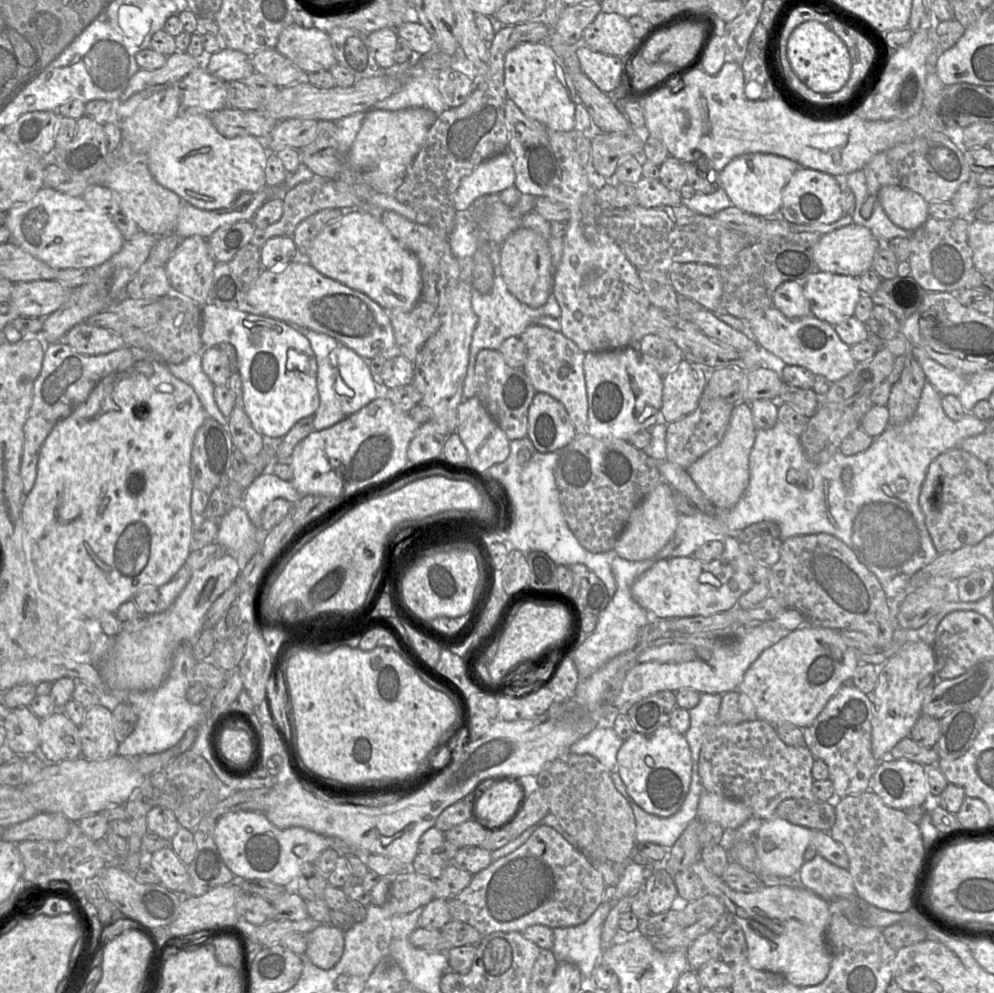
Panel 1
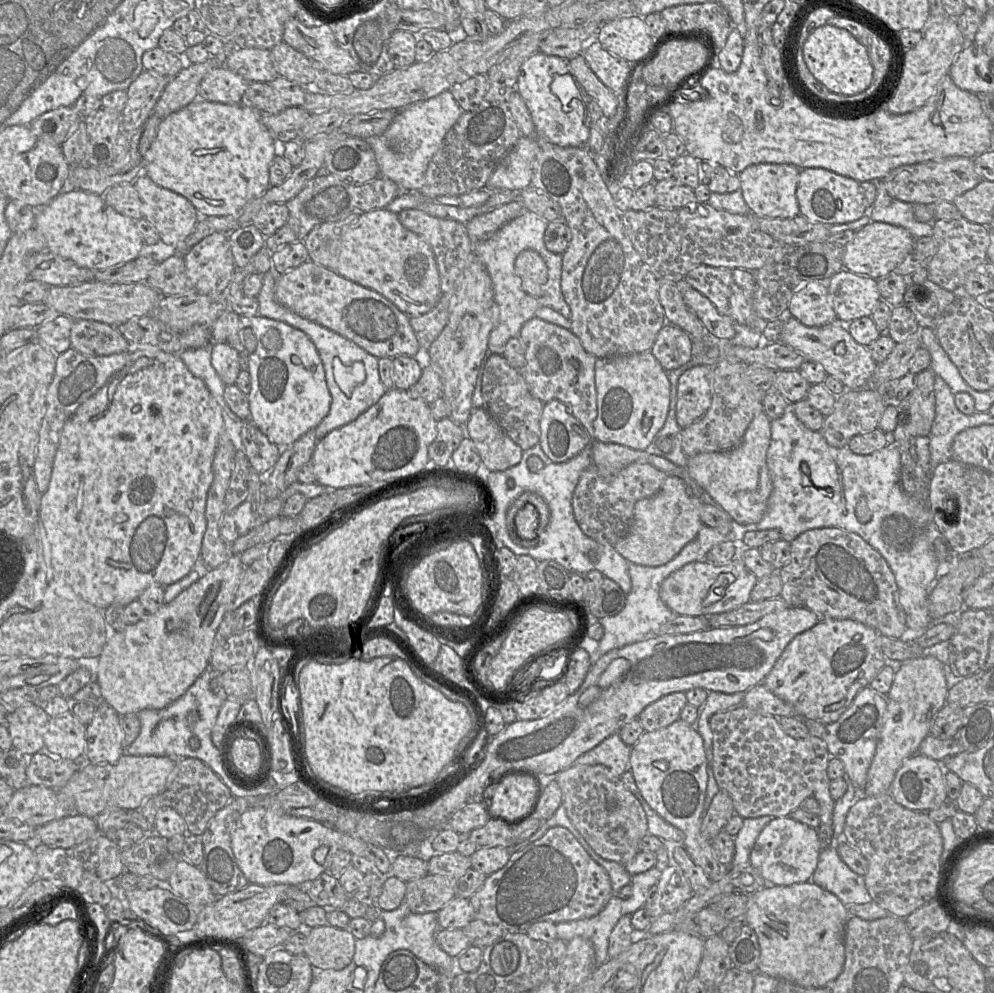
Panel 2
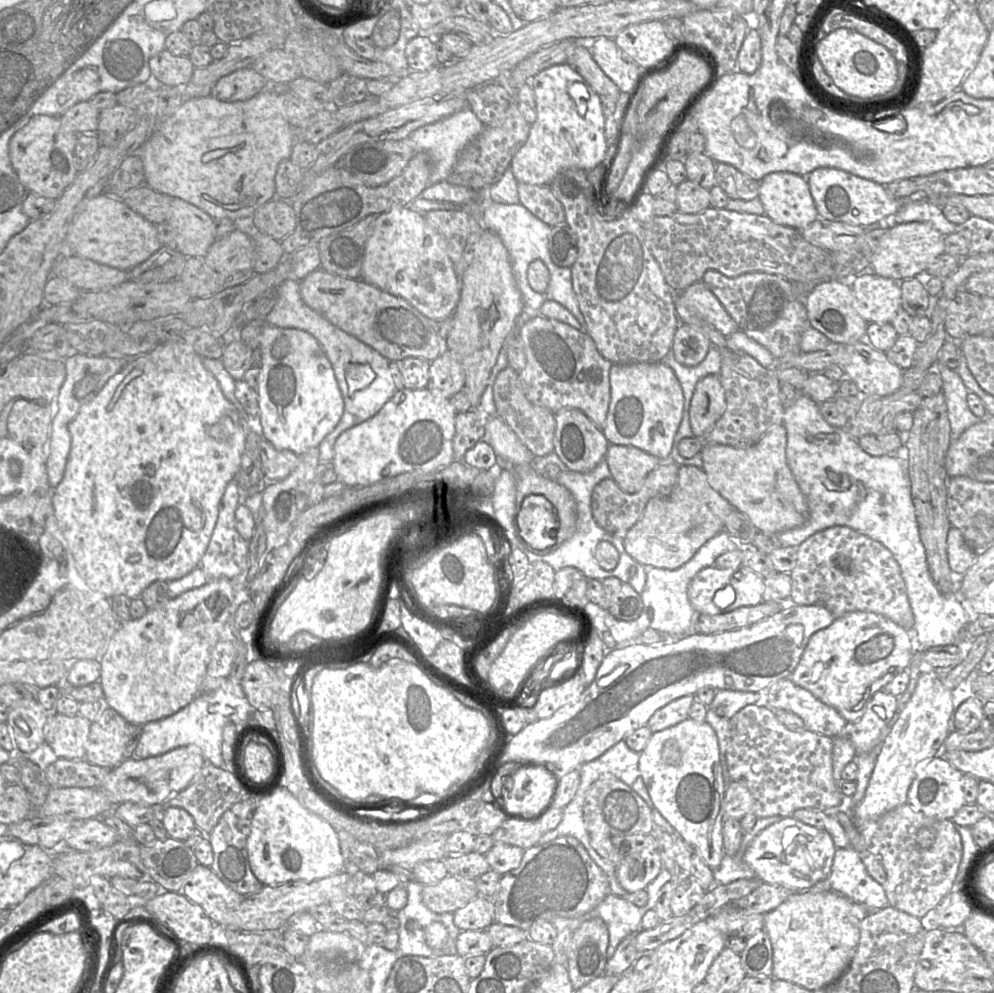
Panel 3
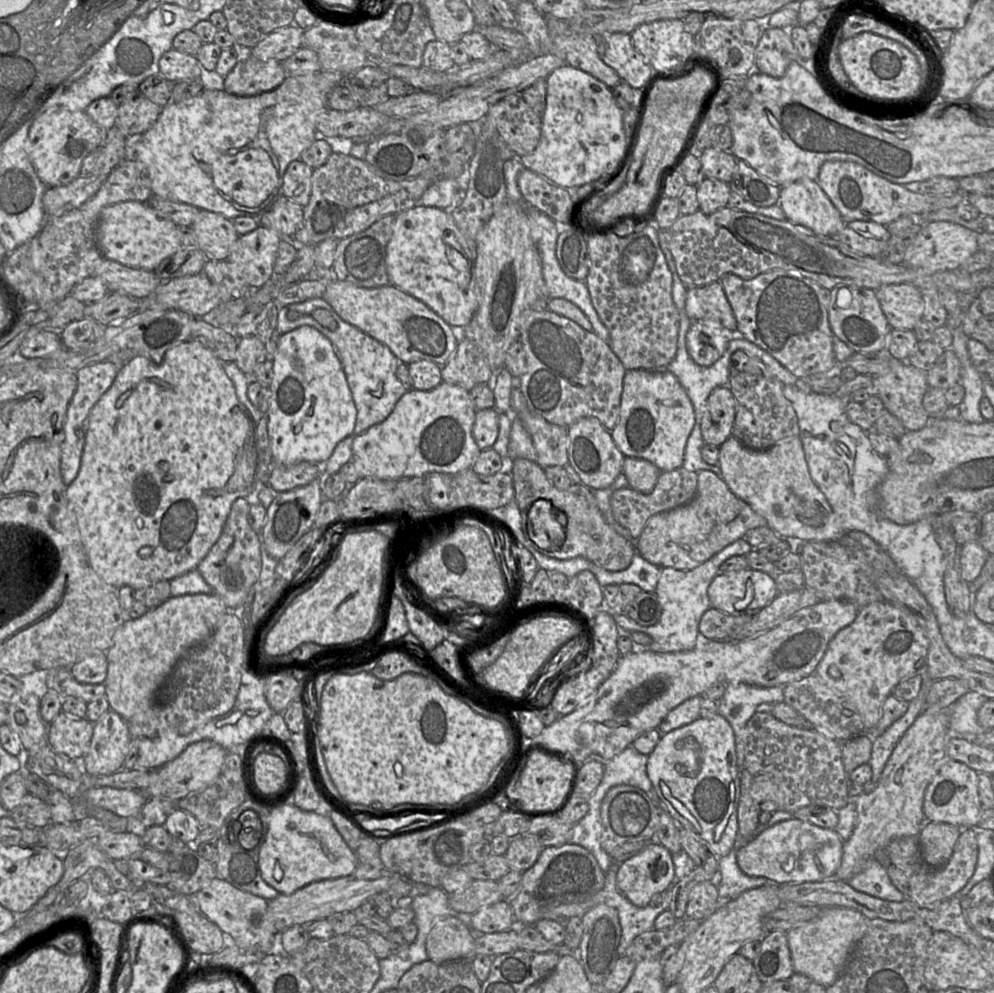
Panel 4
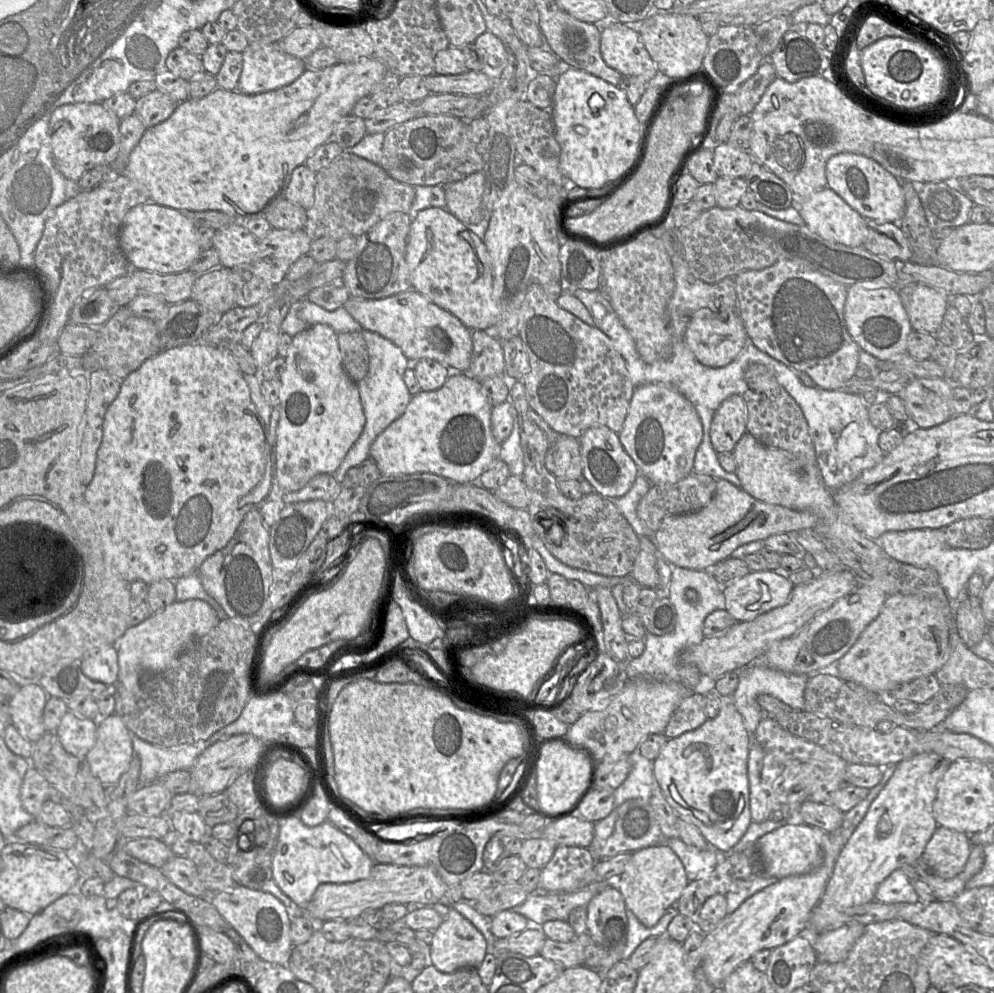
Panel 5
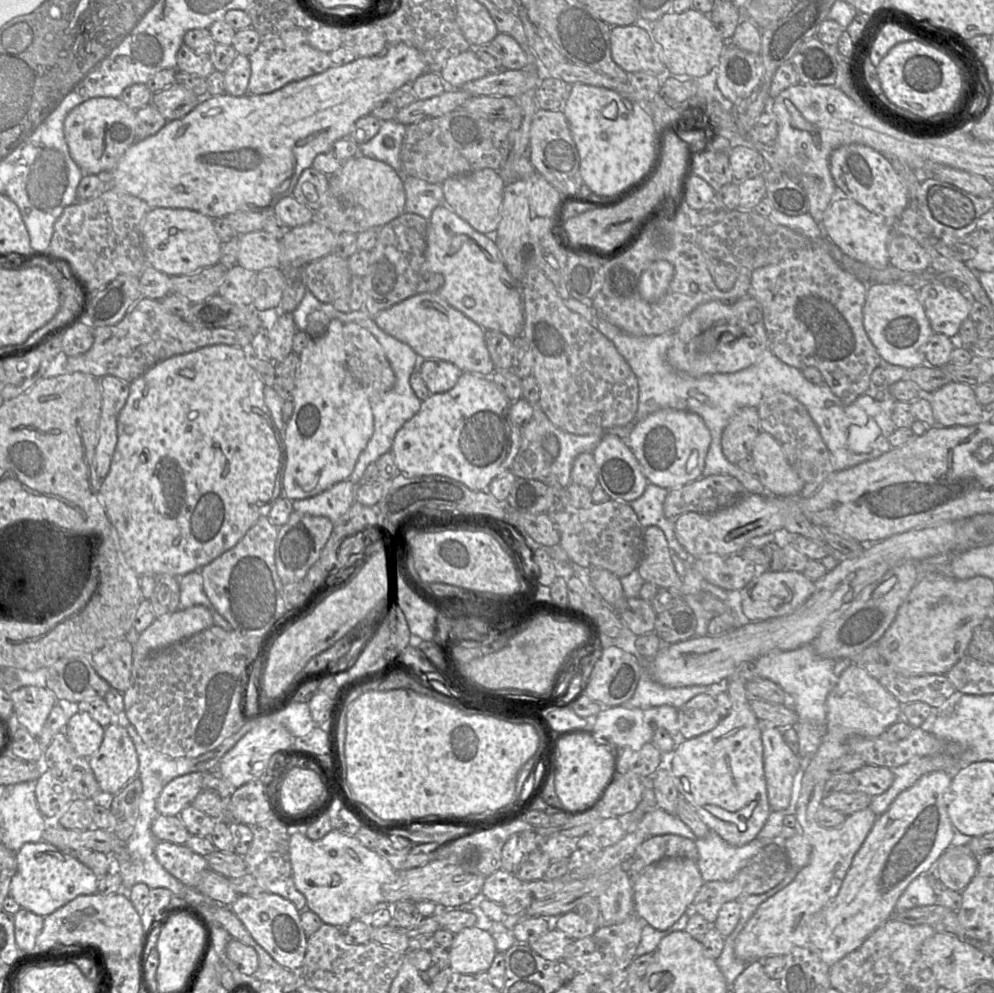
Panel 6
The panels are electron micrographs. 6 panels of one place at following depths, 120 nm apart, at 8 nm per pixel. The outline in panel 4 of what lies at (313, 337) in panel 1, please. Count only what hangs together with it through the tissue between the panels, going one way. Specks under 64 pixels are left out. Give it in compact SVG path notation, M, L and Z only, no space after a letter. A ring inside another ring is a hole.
M323 298L293 303L279 311L277 317L278 334L290 332L301 326L311 326L331 341L343 367L357 409L352 434L341 440L329 459L321 464L323 472L334 474L344 464L352 460L352 443L356 436L369 427L383 422L407 390L396 376L396 369L400 361L391 350L355 326L345 322Z

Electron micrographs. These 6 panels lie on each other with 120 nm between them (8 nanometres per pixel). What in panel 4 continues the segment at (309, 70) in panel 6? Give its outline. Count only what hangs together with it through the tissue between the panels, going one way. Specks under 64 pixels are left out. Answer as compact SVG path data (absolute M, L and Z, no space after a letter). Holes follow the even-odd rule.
M242 49L242 57L223 78L224 91L238 96L254 96L280 86L288 76L282 63L276 60L259 60Z

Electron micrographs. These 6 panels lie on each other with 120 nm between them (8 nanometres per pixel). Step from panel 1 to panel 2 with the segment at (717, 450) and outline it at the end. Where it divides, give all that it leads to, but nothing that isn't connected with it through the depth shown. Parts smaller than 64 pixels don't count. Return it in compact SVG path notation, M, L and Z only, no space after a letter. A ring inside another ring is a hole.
M759 412L736 447L727 451L698 453L687 462L686 468L690 476L742 527L758 523L767 511L768 499L773 489L766 462L771 441L771 422L764 412Z

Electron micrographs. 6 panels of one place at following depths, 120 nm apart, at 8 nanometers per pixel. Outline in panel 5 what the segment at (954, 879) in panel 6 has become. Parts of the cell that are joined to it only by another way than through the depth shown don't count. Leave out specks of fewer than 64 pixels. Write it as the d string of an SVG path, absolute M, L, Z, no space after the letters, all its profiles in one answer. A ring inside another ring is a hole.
M938 825L921 860L931 873L942 879L951 879L964 869L972 845L968 834Z

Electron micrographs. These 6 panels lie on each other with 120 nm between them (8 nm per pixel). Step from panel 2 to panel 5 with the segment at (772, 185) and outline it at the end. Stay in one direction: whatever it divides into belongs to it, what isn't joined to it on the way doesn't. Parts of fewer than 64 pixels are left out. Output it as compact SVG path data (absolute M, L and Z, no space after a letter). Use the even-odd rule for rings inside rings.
M829 187L800 201L796 209L805 221L805 225L824 239L849 247L863 247L868 232L867 220Z

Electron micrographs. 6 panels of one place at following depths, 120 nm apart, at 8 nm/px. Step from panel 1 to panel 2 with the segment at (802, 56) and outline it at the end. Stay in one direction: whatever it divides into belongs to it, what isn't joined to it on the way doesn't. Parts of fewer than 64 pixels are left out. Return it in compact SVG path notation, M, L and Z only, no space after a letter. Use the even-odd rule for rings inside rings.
M827 24L816 29L810 28L808 34L802 46L803 58L808 74L821 90L835 95L851 95L869 88L873 79L873 66L866 48L854 36L845 29Z

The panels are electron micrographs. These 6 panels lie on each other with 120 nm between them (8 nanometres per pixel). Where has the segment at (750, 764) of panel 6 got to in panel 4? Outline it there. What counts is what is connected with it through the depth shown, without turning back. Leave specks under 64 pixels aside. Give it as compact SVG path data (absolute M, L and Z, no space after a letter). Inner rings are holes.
M716 713L712 717L699 717L690 724L662 734L648 755L646 771L659 799L676 823L697 835L718 858L727 855L735 847L738 839L737 805L741 794L741 768L738 766L734 731L722 715Z

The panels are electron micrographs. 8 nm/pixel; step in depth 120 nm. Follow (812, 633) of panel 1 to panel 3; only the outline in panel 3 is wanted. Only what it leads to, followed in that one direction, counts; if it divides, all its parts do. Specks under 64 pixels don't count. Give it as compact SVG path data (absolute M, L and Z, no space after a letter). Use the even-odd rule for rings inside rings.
M851 612L835 619L831 625L810 637L798 665L788 678L824 704L836 709L847 722L854 722L864 715L876 692L882 690L896 675L908 670L914 652L915 641L912 632L876 613Z

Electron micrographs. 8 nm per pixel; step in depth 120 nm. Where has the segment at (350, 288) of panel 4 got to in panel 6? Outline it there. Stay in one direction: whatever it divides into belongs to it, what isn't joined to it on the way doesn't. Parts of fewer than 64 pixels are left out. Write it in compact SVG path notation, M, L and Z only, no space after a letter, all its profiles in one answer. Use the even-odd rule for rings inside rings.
M437 292L411 296L373 316L377 326L410 346L421 359L451 362L463 372L490 376L495 372L485 343L485 329L453 308Z

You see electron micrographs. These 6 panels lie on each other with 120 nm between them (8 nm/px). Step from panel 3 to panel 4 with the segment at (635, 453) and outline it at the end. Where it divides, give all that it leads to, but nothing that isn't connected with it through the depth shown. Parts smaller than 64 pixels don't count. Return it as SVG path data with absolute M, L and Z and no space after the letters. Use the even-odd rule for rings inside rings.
M625 456L622 473L628 486L643 494L655 487L661 470L648 460Z

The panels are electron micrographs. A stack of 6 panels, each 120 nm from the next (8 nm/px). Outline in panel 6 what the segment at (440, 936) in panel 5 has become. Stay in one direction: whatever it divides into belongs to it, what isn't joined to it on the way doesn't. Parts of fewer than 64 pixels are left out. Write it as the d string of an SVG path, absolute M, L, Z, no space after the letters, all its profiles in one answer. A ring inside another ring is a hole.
M475 926L455 934L448 950L450 969L461 974L486 972L497 953L492 935Z

